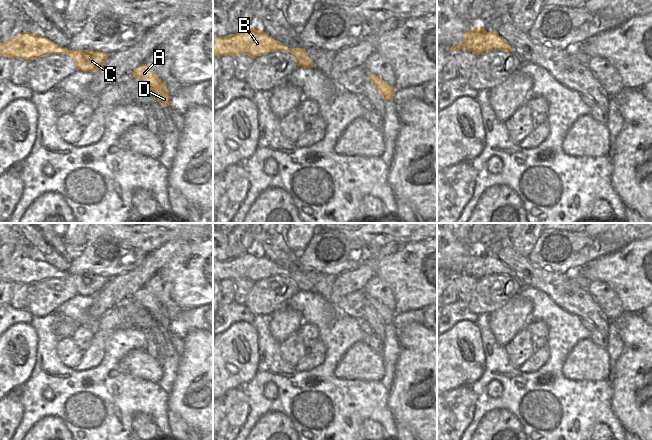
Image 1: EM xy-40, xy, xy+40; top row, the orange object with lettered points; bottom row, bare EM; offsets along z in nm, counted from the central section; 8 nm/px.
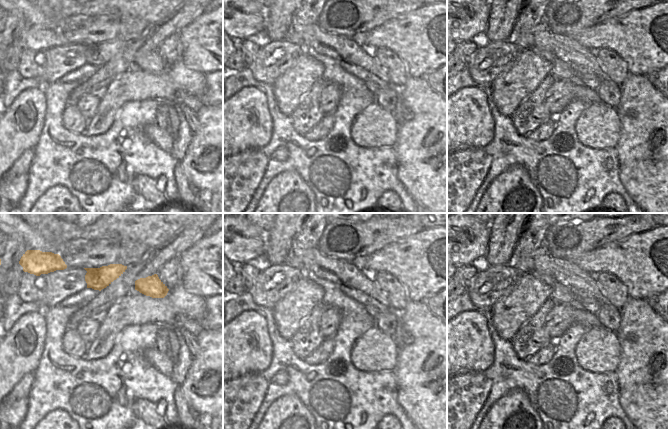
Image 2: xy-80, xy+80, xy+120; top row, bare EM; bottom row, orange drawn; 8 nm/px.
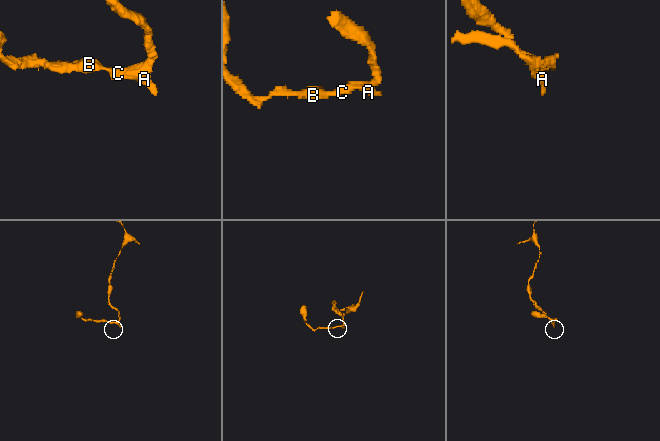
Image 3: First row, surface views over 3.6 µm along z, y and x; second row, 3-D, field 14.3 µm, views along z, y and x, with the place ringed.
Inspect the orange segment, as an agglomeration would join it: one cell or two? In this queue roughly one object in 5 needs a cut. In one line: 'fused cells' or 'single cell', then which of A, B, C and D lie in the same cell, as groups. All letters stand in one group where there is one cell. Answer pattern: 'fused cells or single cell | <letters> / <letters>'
single cell | A B C D

